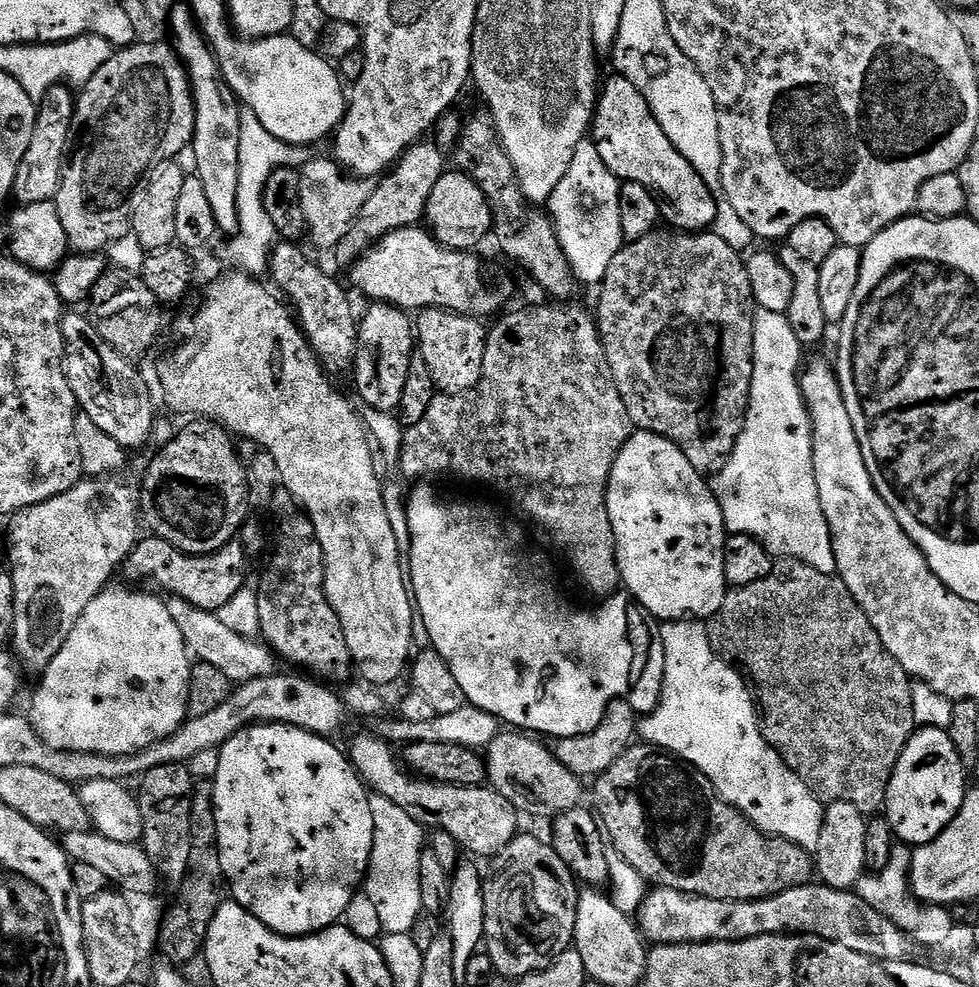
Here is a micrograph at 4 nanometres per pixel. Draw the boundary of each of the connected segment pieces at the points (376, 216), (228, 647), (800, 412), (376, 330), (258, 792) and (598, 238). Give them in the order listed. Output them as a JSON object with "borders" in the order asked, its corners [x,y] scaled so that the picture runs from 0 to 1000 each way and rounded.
{"borders":[[[[426,144],[409,159],[399,174],[383,187],[383,193],[368,215],[367,230],[372,230],[382,241],[395,239],[408,231],[424,231],[436,220],[439,199],[447,188],[447,182],[456,173],[455,151],[448,145]]],[[[175,603],[169,612],[174,624],[186,639],[193,662],[205,672],[222,675],[239,693],[259,690],[283,682],[284,665],[273,651],[243,642],[237,635],[225,629],[222,621],[208,619],[184,604]]],[[[773,315],[770,340],[768,395],[764,400],[760,434],[743,472],[730,479],[729,502],[734,516],[740,517],[745,540],[768,543],[790,561],[823,569],[840,578],[840,582],[851,582],[854,580],[854,561],[850,556],[850,538],[846,535],[846,526],[838,508],[838,494],[834,490],[829,424],[819,392],[819,350],[802,317]]],[[[380,306],[375,310],[376,317],[366,324],[368,343],[362,370],[364,389],[379,414],[403,418],[411,407],[419,371],[427,353],[423,324],[417,321],[420,319],[414,313],[402,308]]],[[[258,734],[249,738],[235,752],[231,752],[225,761],[225,775],[216,791],[215,805],[221,828],[221,856],[225,862],[225,872],[229,891],[235,901],[236,911],[255,922],[273,940],[278,940],[289,948],[319,948],[332,940],[346,937],[352,931],[358,914],[366,901],[373,895],[376,886],[376,874],[380,872],[380,858],[384,837],[380,824],[380,806],[368,783],[360,774],[356,763],[345,755],[339,754],[336,747],[326,746],[317,740],[308,740],[295,734]]],[[[598,140],[578,174],[578,180],[574,180],[562,204],[563,223],[570,229],[572,245],[583,264],[602,263],[612,274],[620,274],[637,250],[639,232],[633,186],[634,179],[621,171],[609,145]]]]}

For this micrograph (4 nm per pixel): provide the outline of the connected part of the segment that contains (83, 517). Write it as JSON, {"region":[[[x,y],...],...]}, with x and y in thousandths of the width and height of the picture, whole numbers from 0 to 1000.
{"region":[[[86,484],[81,490],[75,492],[72,496],[67,496],[67,501],[59,501],[55,505],[51,505],[47,509],[39,512],[39,517],[32,520],[33,528],[29,531],[30,520],[22,518],[15,520],[12,531],[12,540],[9,541],[8,547],[12,550],[12,571],[13,575],[11,583],[14,587],[15,595],[19,601],[22,601],[22,607],[18,612],[18,619],[16,622],[15,640],[12,643],[11,651],[18,657],[17,662],[19,668],[26,674],[29,673],[37,680],[37,683],[44,682],[45,678],[53,672],[53,668],[58,665],[63,659],[63,655],[69,648],[69,643],[76,638],[76,634],[80,630],[80,626],[84,626],[84,622],[88,618],[88,614],[92,614],[92,610],[107,596],[115,591],[114,583],[117,580],[124,579],[125,572],[130,568],[135,556],[141,550],[143,539],[143,503],[130,490],[129,487],[123,486],[125,484]]]}

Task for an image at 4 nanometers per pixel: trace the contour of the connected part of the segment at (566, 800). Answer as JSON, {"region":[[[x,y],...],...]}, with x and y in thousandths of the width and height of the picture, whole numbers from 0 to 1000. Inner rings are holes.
{"region":[[[534,740],[512,741],[496,759],[497,793],[526,815],[528,820],[568,829],[583,823],[593,814],[592,805],[597,798],[592,795],[593,787],[576,775],[568,767],[567,761],[555,753],[559,754]]]}

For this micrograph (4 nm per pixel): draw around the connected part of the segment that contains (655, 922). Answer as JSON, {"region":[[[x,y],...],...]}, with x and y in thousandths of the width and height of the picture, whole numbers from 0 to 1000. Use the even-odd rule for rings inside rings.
{"region":[[[841,894],[821,896],[776,912],[742,912],[705,906],[677,898],[659,913],[652,926],[652,939],[667,957],[722,956],[760,953],[770,949],[804,946],[842,948],[900,975],[931,972],[936,954],[907,928],[885,914],[875,903],[848,899]]]}

